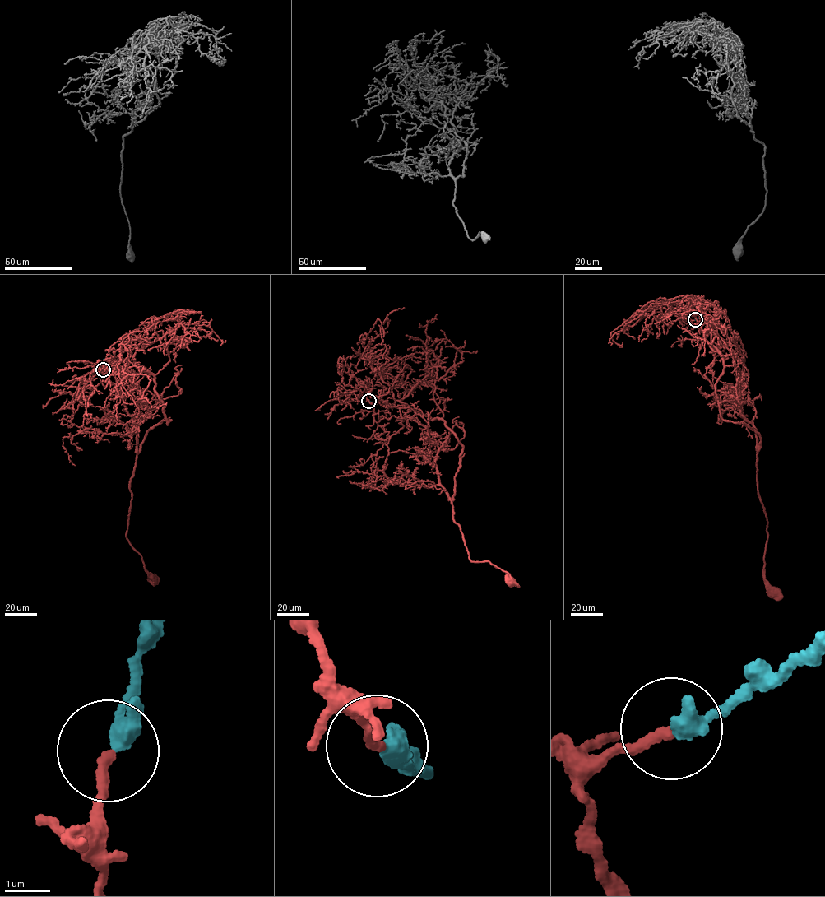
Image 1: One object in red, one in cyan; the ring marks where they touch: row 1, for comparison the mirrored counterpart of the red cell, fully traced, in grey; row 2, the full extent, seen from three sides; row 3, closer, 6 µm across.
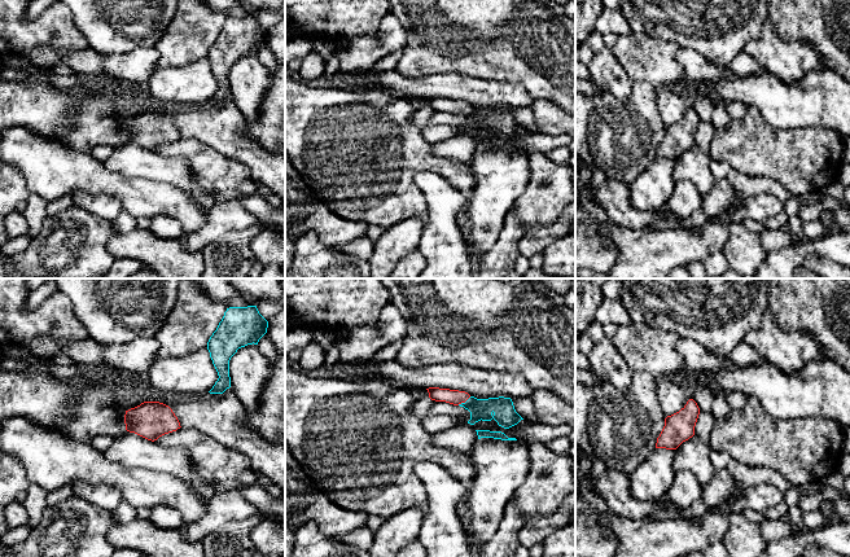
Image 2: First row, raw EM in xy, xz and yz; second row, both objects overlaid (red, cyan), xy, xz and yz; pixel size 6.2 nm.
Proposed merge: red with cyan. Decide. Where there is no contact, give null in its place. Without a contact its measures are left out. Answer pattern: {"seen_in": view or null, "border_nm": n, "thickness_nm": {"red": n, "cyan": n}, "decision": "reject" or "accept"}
{"seen_in": "xz", "border_nm": 100, "thickness_nm": {"red": 100, "cyan": 140}, "decision": "accept"}

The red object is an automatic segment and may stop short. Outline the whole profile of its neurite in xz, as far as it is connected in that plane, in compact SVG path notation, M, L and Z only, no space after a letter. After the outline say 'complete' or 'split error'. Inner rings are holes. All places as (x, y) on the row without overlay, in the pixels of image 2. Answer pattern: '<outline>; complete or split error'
M429 97L426 98L429 108L435 111L446 111L454 115L464 117L470 122L468 133L474 135L478 131L491 131L492 128L499 136L509 139L523 130L514 119L511 108L488 108L477 109L465 101Z; split error

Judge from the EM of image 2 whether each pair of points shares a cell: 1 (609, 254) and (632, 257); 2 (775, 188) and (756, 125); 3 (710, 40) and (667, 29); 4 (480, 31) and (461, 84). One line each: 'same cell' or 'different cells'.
1: different cells
2: different cells
3: same cell
4: different cells

